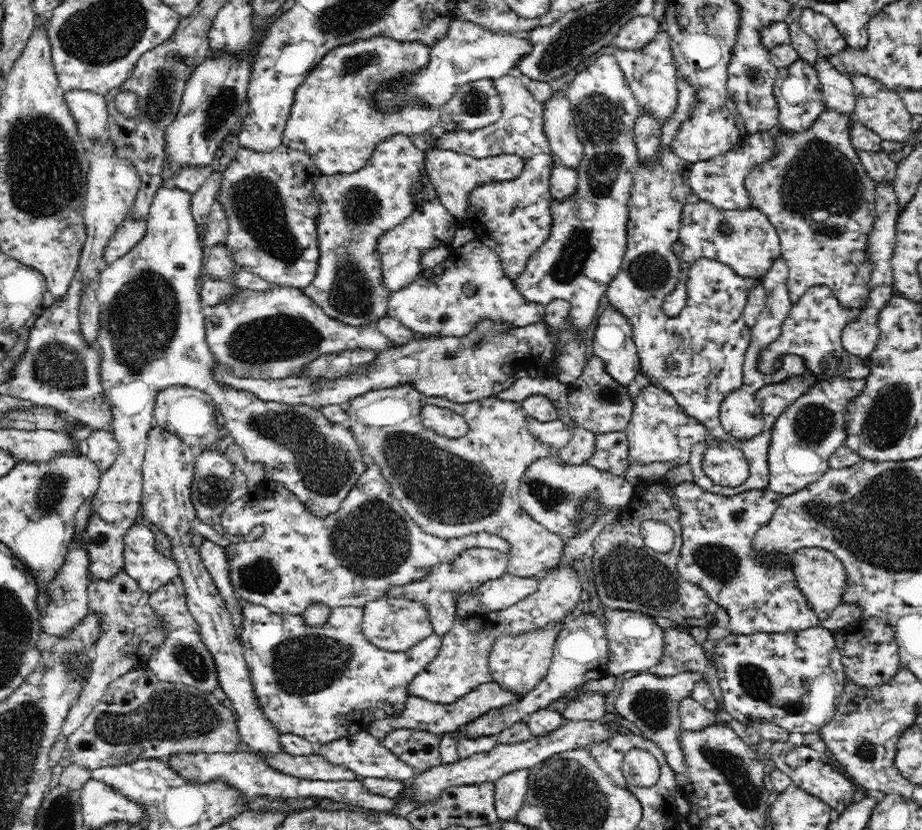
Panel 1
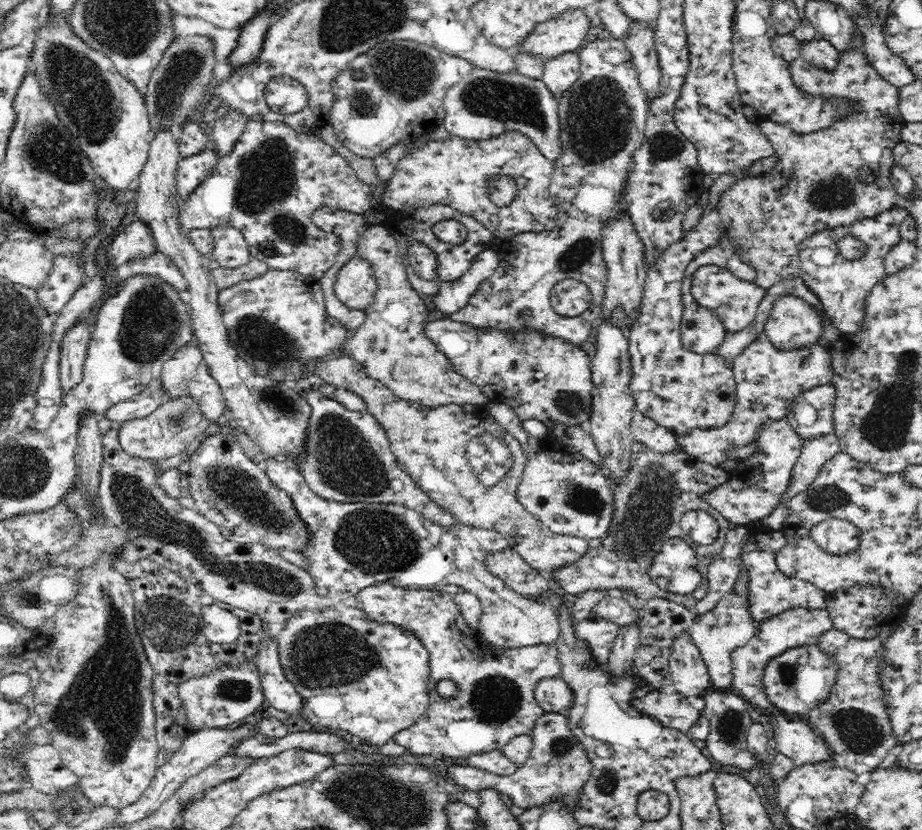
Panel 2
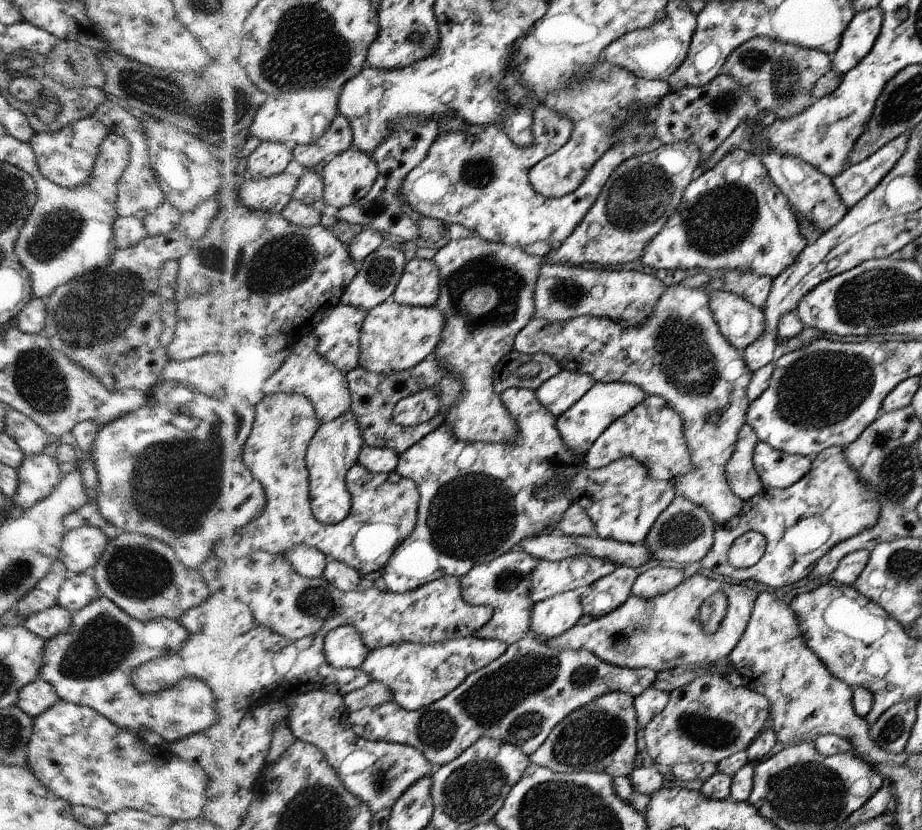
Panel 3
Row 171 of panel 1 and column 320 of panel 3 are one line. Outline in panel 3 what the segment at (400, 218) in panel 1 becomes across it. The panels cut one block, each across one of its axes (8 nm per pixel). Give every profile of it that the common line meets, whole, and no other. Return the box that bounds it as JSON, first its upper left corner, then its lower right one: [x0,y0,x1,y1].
[264,332,353,425]

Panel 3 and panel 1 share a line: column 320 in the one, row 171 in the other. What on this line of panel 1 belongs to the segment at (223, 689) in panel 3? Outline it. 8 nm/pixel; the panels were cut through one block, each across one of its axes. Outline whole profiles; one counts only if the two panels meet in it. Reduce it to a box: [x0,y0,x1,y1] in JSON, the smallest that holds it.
[607,75,811,497]

